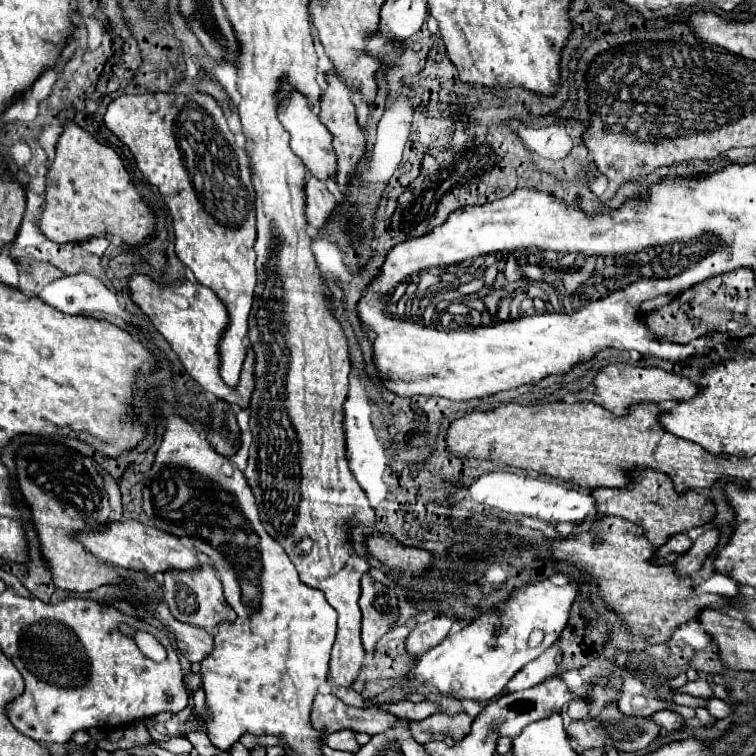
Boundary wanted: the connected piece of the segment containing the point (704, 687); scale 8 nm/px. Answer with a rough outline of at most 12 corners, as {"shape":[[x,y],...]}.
{"shape":[[706,678],[688,682],[675,693],[709,698],[712,689]]}

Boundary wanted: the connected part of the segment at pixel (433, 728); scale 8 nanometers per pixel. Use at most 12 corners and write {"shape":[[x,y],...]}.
{"shape":[[433,715],[411,721],[419,743],[461,741],[471,729],[473,717]]}

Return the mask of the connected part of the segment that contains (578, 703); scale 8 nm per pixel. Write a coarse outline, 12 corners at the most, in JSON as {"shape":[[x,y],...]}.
{"shape":[[575,699],[567,707],[571,719],[585,719],[589,715],[589,703]]}

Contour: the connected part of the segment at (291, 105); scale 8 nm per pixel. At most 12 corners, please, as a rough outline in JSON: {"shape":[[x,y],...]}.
{"shape":[[283,85],[279,121],[319,181],[337,173],[333,135],[307,99]]}

